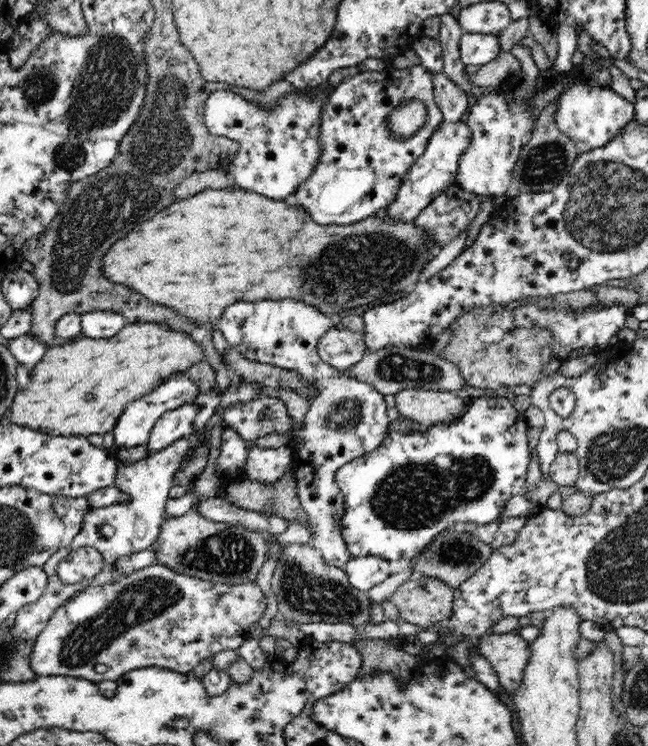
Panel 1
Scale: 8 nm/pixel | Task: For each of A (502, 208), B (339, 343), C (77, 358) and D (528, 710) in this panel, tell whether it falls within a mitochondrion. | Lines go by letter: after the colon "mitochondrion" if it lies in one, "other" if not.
A: other
B: other
C: other
D: other

